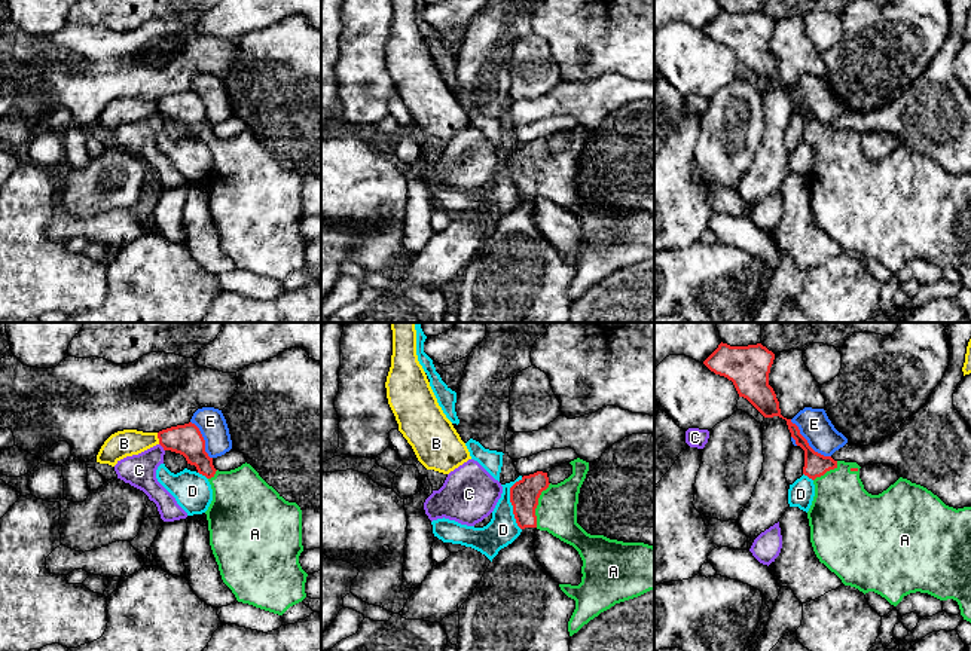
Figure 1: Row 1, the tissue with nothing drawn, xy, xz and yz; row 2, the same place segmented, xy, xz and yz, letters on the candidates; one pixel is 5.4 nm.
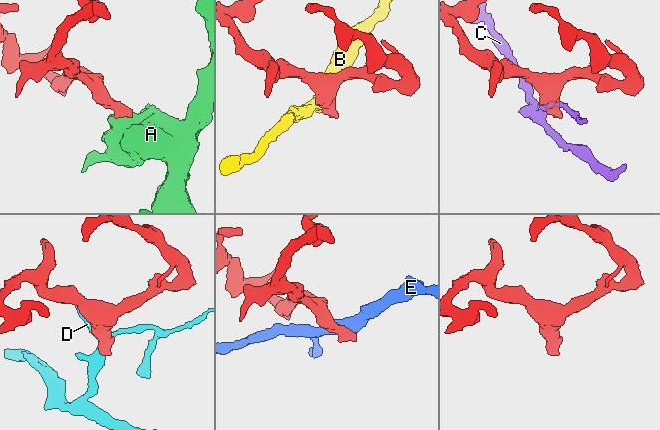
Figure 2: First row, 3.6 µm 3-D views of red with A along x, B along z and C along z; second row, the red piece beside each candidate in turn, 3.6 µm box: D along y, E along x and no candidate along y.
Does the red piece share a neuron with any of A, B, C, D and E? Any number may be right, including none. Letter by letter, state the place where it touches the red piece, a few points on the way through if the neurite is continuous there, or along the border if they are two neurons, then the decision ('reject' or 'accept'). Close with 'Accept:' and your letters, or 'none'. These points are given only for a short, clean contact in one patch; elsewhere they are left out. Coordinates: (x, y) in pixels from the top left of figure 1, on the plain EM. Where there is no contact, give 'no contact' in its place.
A: xz (537, 171) | across xz (524, 162), (537, 171), (552, 174), (556, 179) | accept
B: xy (158, 104) | along xy (156, 100), (159, 110) | reject
C: xy (162, 113) | reject
D: xz (510, 168) | along xz (522, 144), (510, 155), (512, 180), (521, 196) | reject
E: yz (808, 110) | along yz (790, 86), (815, 118), (830, 124) | reject
Accept: A

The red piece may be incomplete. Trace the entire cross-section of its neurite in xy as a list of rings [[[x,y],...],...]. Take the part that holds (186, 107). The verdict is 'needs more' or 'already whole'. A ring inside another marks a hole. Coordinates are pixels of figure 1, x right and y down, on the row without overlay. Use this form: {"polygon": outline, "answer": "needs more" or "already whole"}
{"polygon": [[[192,89],[162,97],[158,106],[164,117],[183,122],[211,152],[213,168],[205,178],[210,213],[222,247],[236,268],[278,282],[302,269],[308,241],[299,230],[303,218],[300,174],[286,168],[247,129],[230,138],[216,137],[205,119],[205,107]]], "answer": "needs more"}

